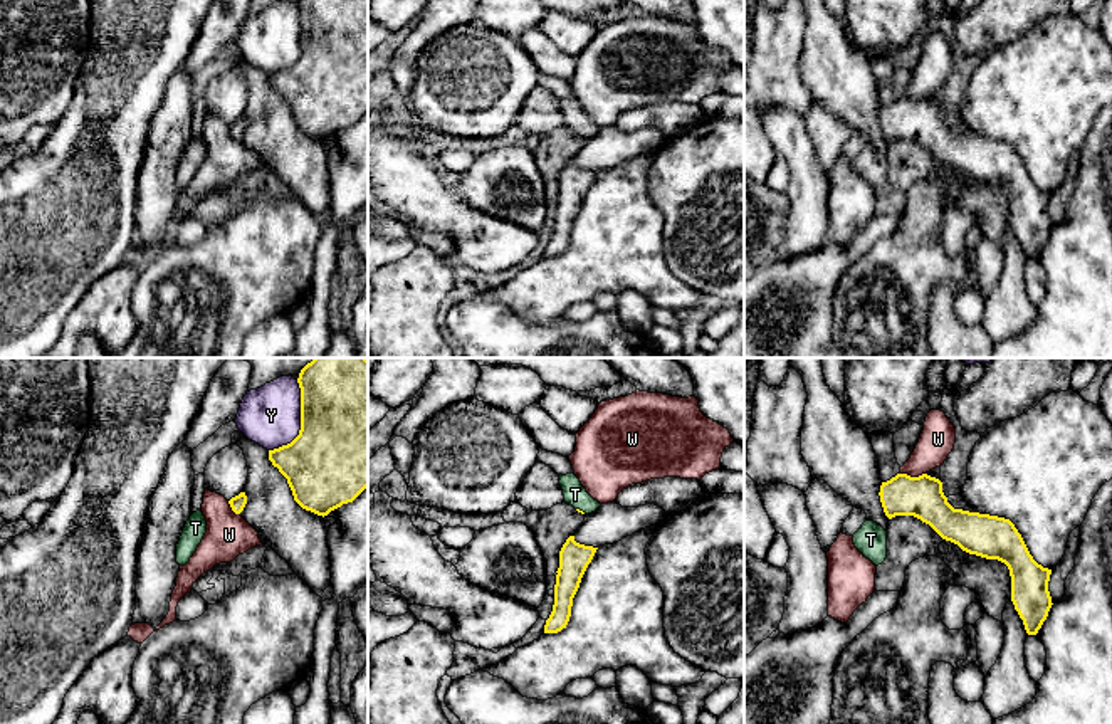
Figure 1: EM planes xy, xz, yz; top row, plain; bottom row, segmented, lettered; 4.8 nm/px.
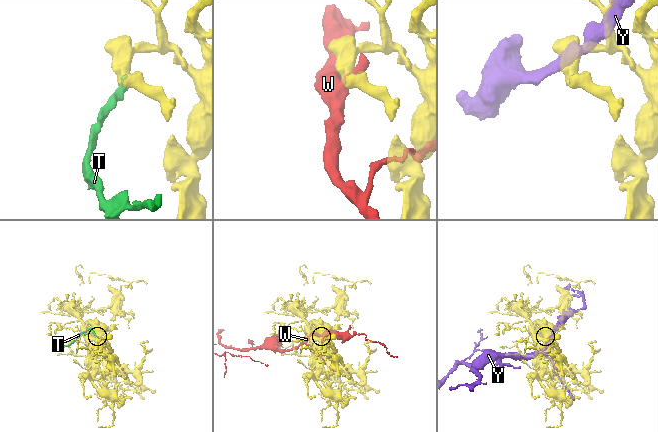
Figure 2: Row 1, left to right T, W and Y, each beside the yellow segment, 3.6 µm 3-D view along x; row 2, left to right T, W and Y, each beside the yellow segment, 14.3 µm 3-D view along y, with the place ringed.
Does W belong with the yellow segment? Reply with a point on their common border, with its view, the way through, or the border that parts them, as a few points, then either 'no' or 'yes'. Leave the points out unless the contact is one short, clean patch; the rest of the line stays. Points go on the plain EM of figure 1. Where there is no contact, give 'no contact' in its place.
meets yellow in yz at (912, 101); no

